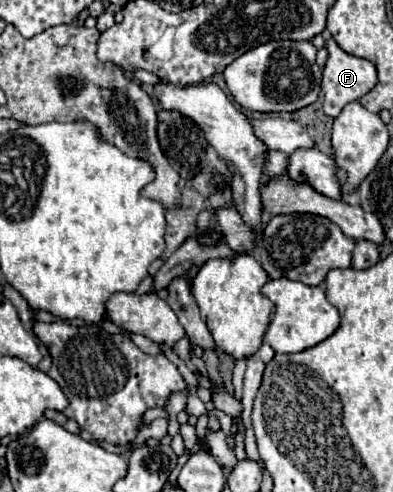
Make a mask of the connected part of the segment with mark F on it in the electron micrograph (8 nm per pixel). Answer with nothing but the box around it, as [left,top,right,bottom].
[321,38,377,118]

